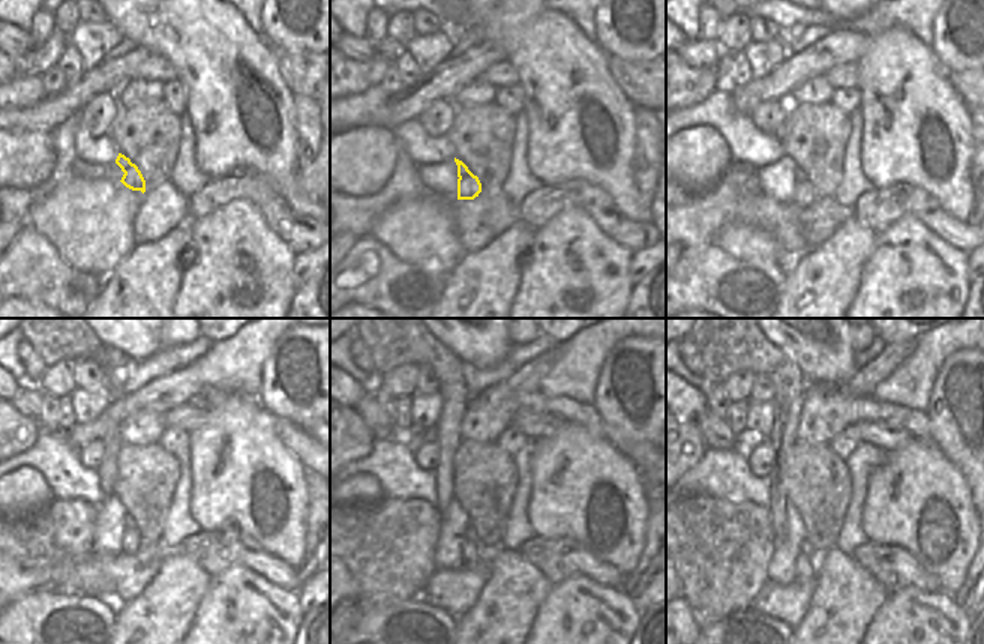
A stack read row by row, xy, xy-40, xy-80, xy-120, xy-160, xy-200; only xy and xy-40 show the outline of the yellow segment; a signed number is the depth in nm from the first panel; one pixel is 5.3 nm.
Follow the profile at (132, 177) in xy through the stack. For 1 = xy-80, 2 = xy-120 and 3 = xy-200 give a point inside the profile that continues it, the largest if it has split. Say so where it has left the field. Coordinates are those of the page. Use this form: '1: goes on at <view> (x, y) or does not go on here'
1: goes on at xy-80 (803, 194)
2: goes on at xy-120 (131, 541)
3: goes on at xy-200 (804, 574)

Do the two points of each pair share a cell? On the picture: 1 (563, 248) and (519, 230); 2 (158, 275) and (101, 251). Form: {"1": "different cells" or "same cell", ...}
{"1": "different cells", "2": "different cells"}

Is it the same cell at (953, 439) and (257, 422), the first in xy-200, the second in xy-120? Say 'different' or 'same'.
different

